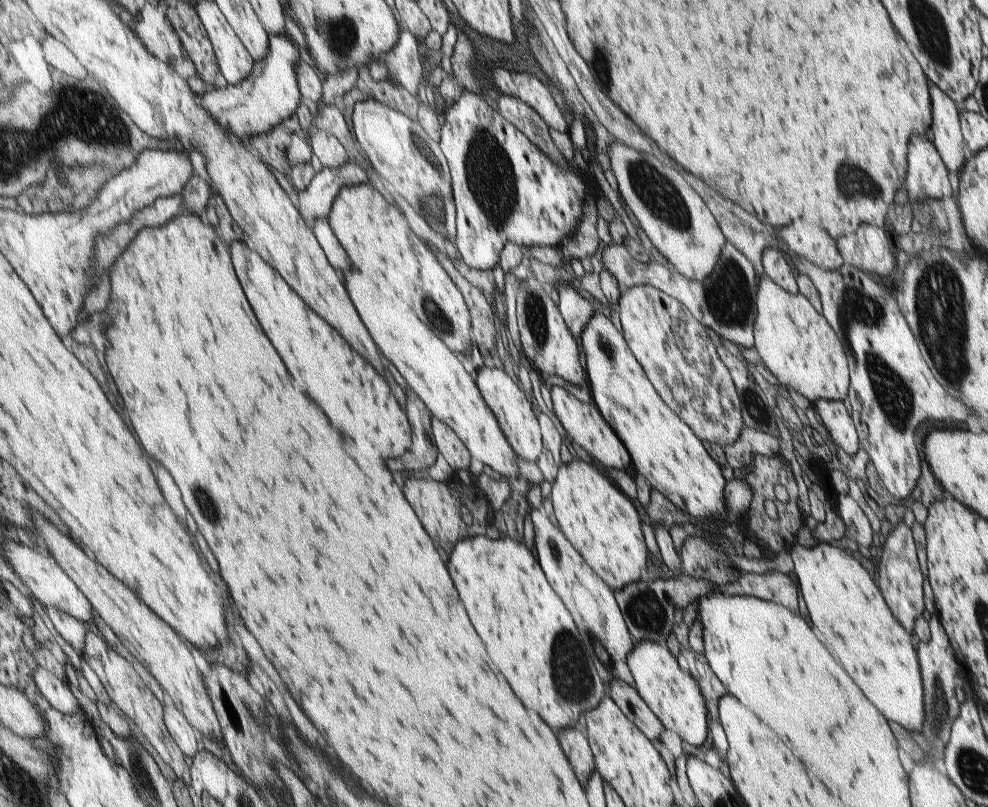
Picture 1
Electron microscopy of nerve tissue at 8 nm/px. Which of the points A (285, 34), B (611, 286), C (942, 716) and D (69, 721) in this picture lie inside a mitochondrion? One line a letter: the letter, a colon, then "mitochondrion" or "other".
A: other
B: other
C: mitochondrion
D: other

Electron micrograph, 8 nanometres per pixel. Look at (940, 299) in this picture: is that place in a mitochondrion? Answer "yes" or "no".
yes

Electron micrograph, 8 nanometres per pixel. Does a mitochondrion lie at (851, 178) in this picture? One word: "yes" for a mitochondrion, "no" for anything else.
yes

